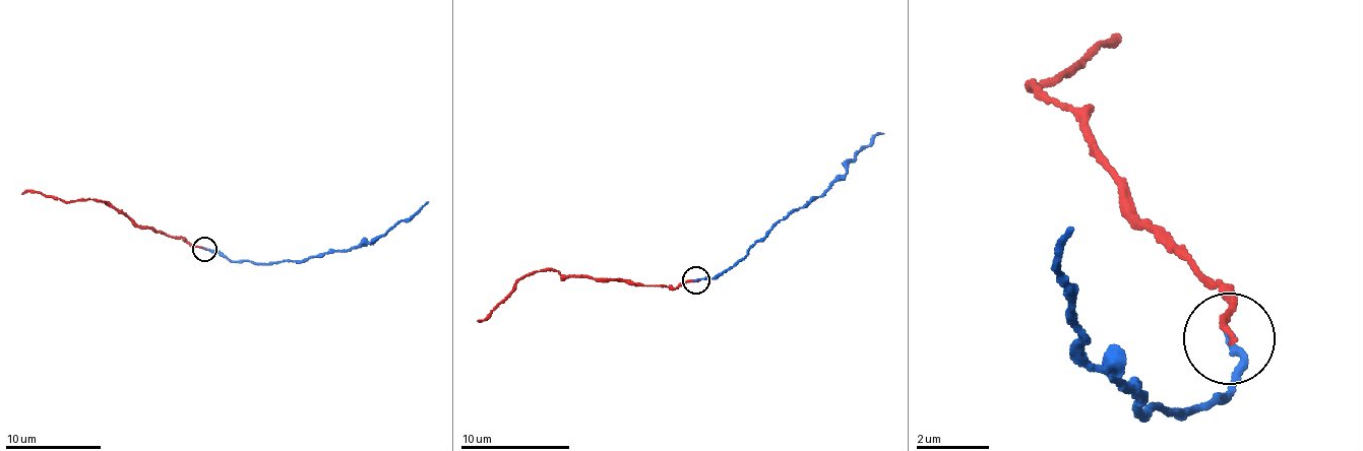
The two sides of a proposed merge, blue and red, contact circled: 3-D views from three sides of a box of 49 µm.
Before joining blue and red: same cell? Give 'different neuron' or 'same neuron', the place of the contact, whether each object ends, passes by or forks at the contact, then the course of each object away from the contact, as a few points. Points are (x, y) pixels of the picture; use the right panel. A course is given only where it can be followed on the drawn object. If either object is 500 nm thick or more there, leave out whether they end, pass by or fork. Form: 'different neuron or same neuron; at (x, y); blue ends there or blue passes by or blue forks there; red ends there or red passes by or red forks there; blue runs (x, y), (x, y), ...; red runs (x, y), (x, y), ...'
same neuron; at (1229, 338); blue ends there; red ends there; blue runs (1230, 336), (1244, 351), (1231, 392), (1181, 413), (1143, 411), (1142, 388), (1098, 372), (1059, 263), (1074, 231); red runs (1230, 336), (1230, 292), (1133, 219), (1090, 128), (1023, 86), (1066, 79), (1099, 45), (1105, 48)

